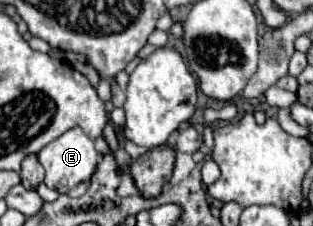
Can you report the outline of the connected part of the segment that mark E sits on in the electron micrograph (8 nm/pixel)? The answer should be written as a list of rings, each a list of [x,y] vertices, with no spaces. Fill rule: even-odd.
[[[73,127],[73,129],[65,131],[61,137],[57,137],[55,141],[51,141],[49,145],[45,145],[39,151],[37,159],[39,159],[39,163],[43,165],[43,169],[47,173],[45,175],[45,185],[49,189],[59,191],[59,193],[67,193],[71,187],[91,179],[91,175],[95,173],[95,167],[101,159],[101,153],[95,149],[93,141],[79,127]]]

